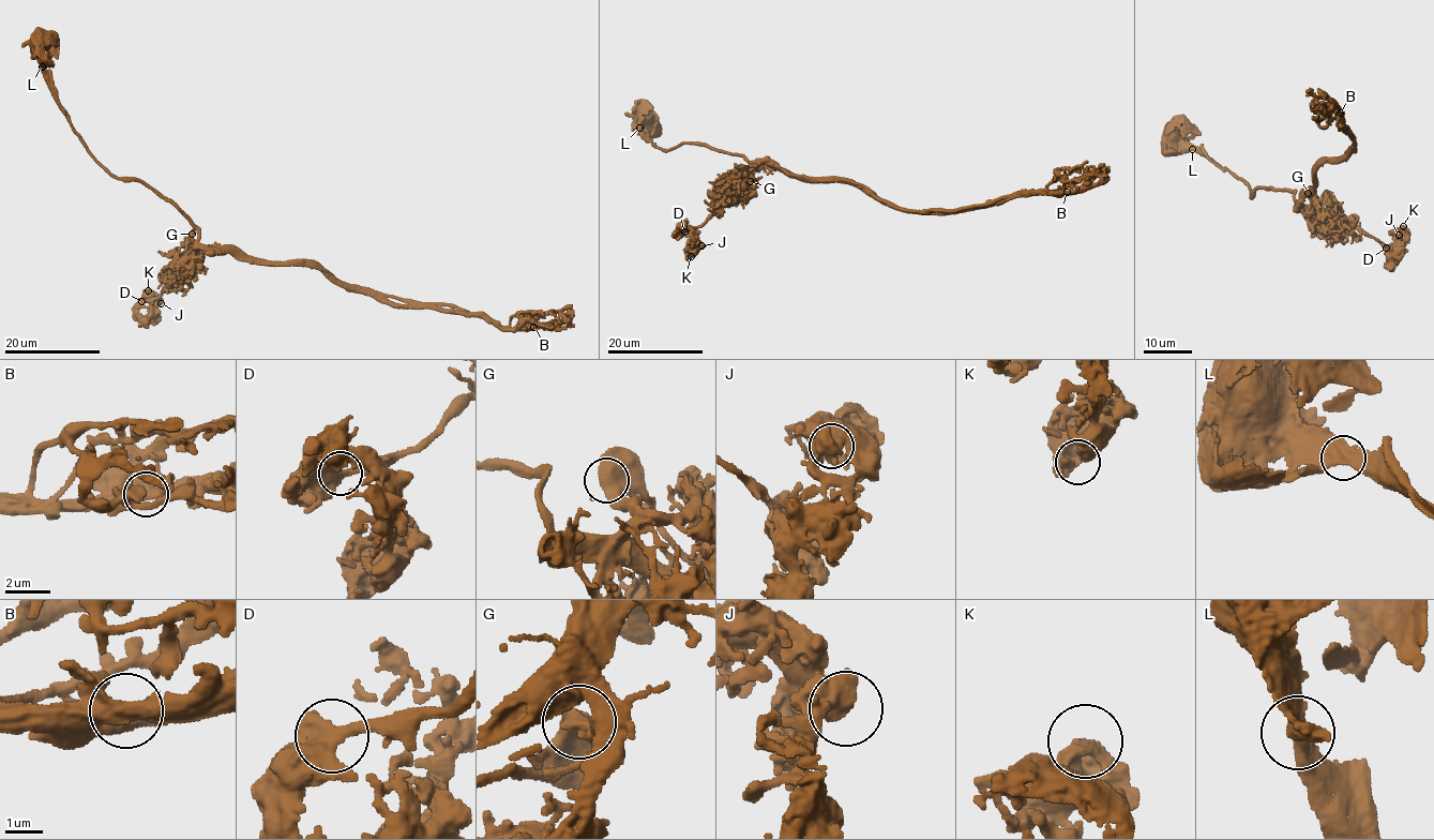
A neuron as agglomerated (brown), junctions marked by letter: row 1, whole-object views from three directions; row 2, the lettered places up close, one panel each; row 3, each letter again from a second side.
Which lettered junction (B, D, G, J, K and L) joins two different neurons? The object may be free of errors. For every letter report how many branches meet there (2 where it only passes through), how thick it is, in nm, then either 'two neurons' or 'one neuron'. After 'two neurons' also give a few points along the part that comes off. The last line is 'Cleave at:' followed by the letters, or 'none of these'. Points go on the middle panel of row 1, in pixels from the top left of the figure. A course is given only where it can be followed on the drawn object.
B: 2 | 550 nm | two neurons | (1066, 192), (920, 213), (858, 184), (759, 162), (749, 167), (752, 183), (683, 230), (698, 245), (689, 256)
D: 3 | 440 nm | one neuron
G: 2 | 650 nm | one neuron
J: 2 | 550 nm | one neuron
K: 1 | 750 nm | one neuron
L: 2 | 500 nm | one neuron
Cleave at: B

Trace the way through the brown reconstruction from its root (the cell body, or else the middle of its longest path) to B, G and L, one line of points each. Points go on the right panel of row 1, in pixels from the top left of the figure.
B: (1175, 136), (1243, 181), (1250, 196), (1255, 186), (1283, 190), (1299, 205), (1316, 165), (1355, 147), (1340, 113)
G: (1175, 136), (1243, 181), (1251, 197), (1258, 186), (1288, 191), (1299, 205), (1311, 205), (1308, 193)
L: (1175, 136), (1193, 149)

